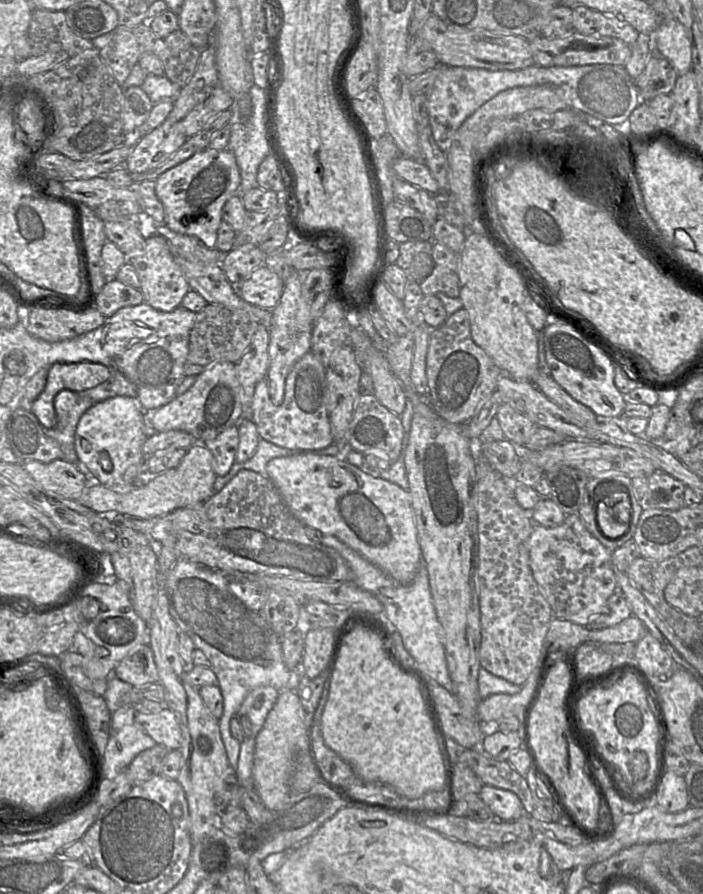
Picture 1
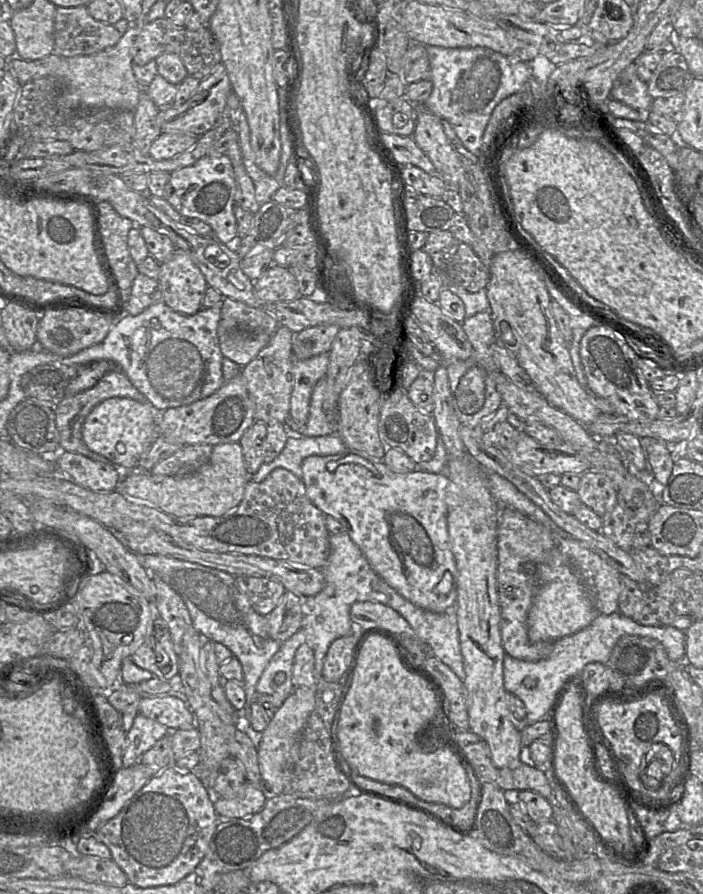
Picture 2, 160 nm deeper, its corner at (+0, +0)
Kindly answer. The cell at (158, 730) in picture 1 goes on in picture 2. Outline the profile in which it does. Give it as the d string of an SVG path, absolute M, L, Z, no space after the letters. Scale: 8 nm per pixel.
M181 694L142 699L139 713L163 724L170 731L196 728L195 716Z

